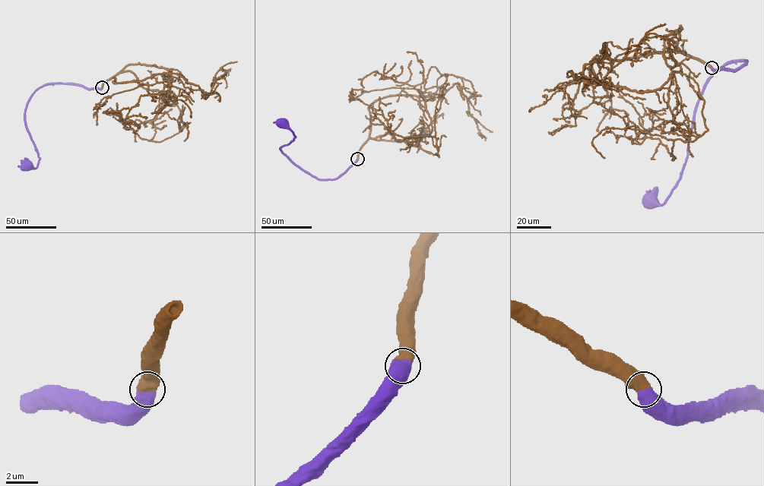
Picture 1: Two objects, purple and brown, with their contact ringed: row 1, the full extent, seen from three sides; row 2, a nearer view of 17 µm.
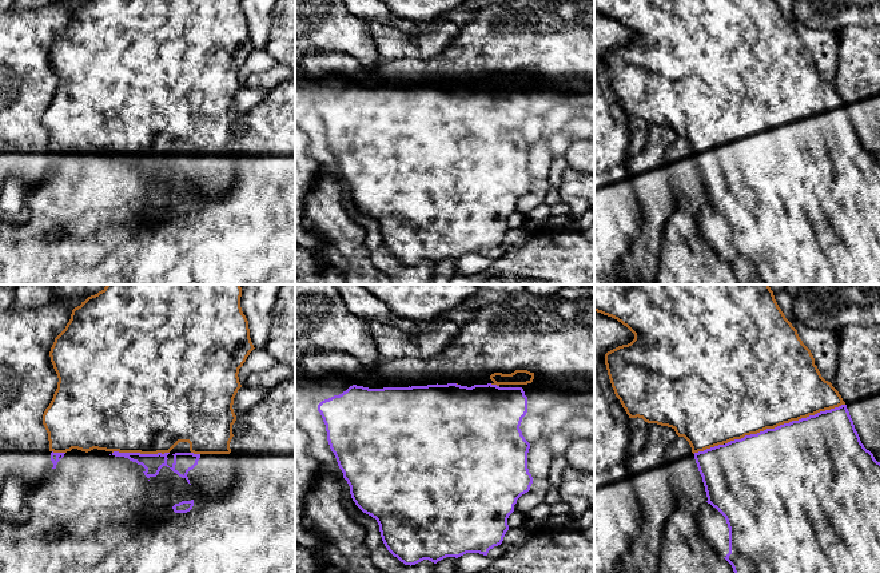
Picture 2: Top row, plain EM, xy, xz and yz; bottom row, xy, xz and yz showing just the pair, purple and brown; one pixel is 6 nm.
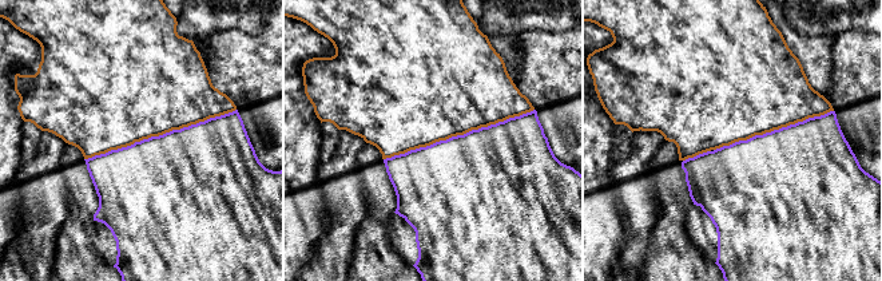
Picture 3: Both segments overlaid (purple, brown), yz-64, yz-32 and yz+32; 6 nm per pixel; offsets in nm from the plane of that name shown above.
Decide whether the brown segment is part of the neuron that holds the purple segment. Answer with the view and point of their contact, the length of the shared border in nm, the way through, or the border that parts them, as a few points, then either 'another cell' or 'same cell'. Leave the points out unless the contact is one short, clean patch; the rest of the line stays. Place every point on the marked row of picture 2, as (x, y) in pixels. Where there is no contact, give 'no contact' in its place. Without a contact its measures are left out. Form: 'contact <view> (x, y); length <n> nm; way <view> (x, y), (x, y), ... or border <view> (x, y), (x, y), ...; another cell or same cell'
contact yz (784, 424); length 750 nm; same cell

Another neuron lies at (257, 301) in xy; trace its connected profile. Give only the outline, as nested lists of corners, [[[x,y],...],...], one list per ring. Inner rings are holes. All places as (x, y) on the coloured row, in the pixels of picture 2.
[[[240,284],[240,307],[248,321],[250,338],[255,349],[264,349],[271,327],[270,314],[280,284]]]

